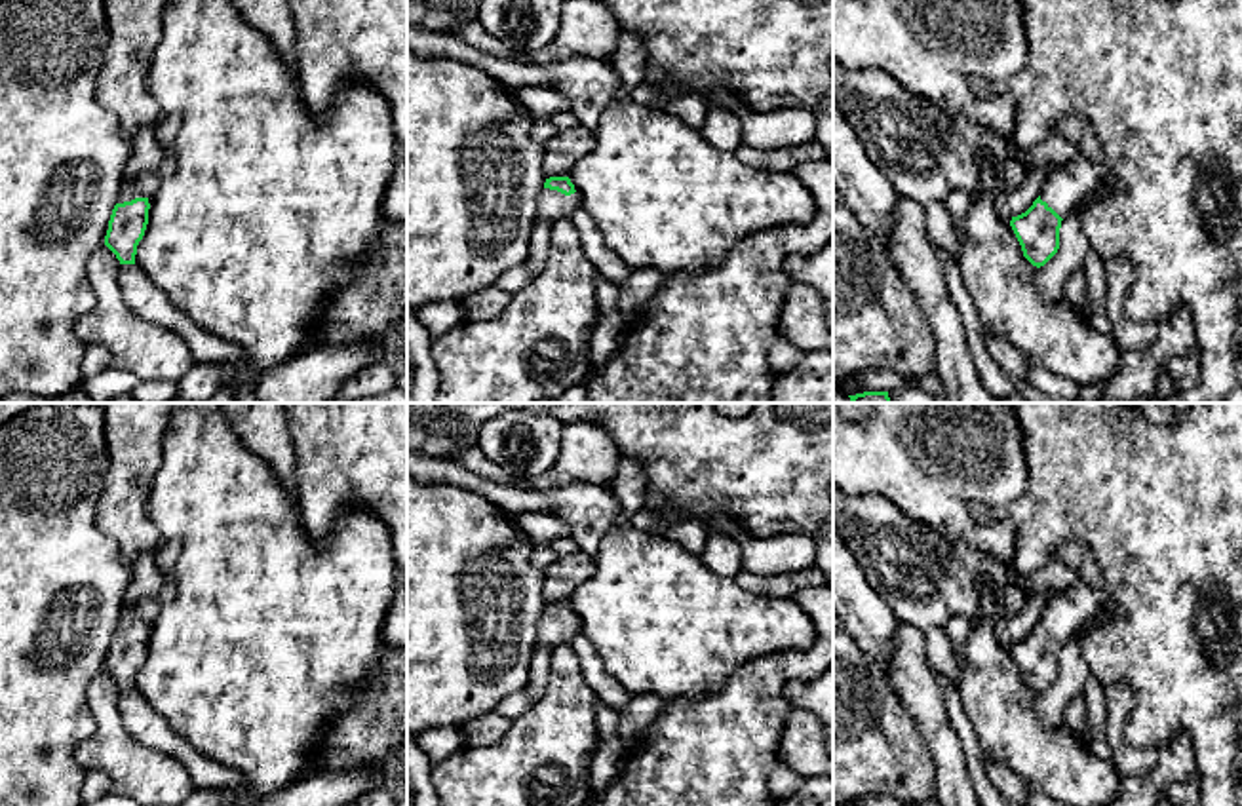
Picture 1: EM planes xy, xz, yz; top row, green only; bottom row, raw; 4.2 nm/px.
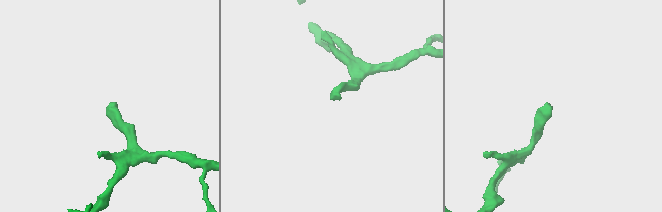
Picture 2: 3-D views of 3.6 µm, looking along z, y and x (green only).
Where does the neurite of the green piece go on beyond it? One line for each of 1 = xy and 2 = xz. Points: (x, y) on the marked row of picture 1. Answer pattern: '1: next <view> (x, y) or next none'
1: next xy (130, 191)
2: next xz (552, 206)

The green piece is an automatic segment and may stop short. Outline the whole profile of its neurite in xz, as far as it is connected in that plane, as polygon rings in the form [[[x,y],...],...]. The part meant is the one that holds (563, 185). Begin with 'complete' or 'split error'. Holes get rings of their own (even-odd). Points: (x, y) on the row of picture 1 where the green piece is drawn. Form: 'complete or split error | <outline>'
split error | [[[550,177],[536,200],[536,215],[548,226],[569,219],[574,209],[582,207],[582,196],[574,190],[569,177]]]

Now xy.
split error | [[[137,181],[122,182],[105,236],[105,245],[120,264],[135,264],[137,245],[148,224],[150,203]]]

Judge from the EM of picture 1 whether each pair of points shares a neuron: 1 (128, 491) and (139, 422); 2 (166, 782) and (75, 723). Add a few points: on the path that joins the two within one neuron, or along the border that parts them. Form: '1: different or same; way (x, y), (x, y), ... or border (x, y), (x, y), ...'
1: same; way (130, 474), (134, 440)
2: different; border (88, 689), (94, 732), (75, 753), (84, 768)

